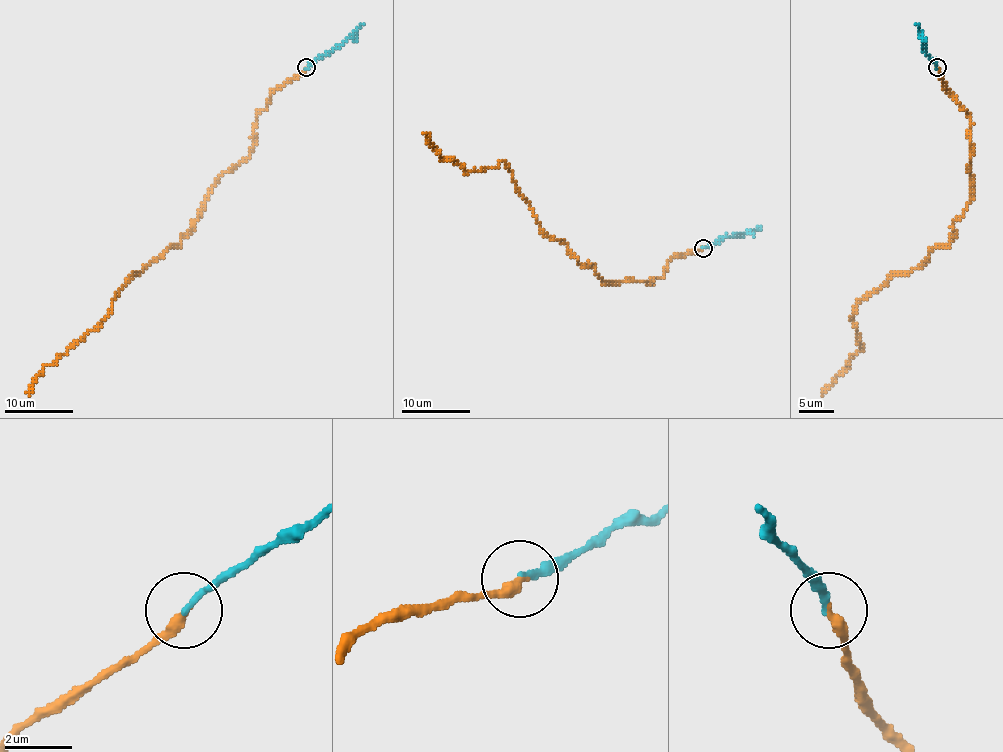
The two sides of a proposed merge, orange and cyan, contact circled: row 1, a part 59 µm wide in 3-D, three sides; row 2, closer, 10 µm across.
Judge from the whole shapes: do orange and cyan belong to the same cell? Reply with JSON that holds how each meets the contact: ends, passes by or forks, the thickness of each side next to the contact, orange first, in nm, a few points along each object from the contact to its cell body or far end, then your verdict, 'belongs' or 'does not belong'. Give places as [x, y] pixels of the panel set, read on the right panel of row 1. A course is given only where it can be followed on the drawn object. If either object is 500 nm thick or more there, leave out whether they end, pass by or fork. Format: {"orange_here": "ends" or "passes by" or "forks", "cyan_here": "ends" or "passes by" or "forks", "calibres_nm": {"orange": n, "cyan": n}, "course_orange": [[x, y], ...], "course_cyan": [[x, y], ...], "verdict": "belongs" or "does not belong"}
{"orange_here": "ends", "cyan_here": "ends", "calibres_nm": {"orange": 340, "cyan": 190}, "course_orange": [[937, 68], [969, 114], [973, 195], [947, 245], [856, 307], [861, 350], [821, 395]], "course_cyan": [[937, 68], [923, 47], [923, 37], [916, 23]], "verdict": "belongs"}

